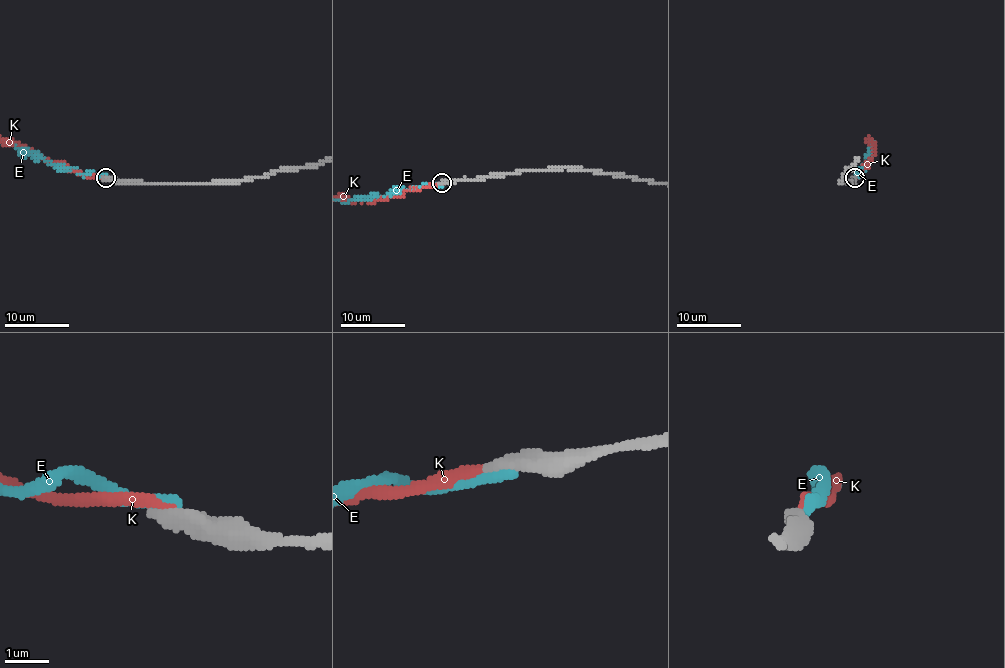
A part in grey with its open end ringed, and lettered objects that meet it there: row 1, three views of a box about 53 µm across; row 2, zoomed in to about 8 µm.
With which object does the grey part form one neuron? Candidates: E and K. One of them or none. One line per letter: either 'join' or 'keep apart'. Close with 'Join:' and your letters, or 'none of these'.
E: keep apart
K: join
Join: K

